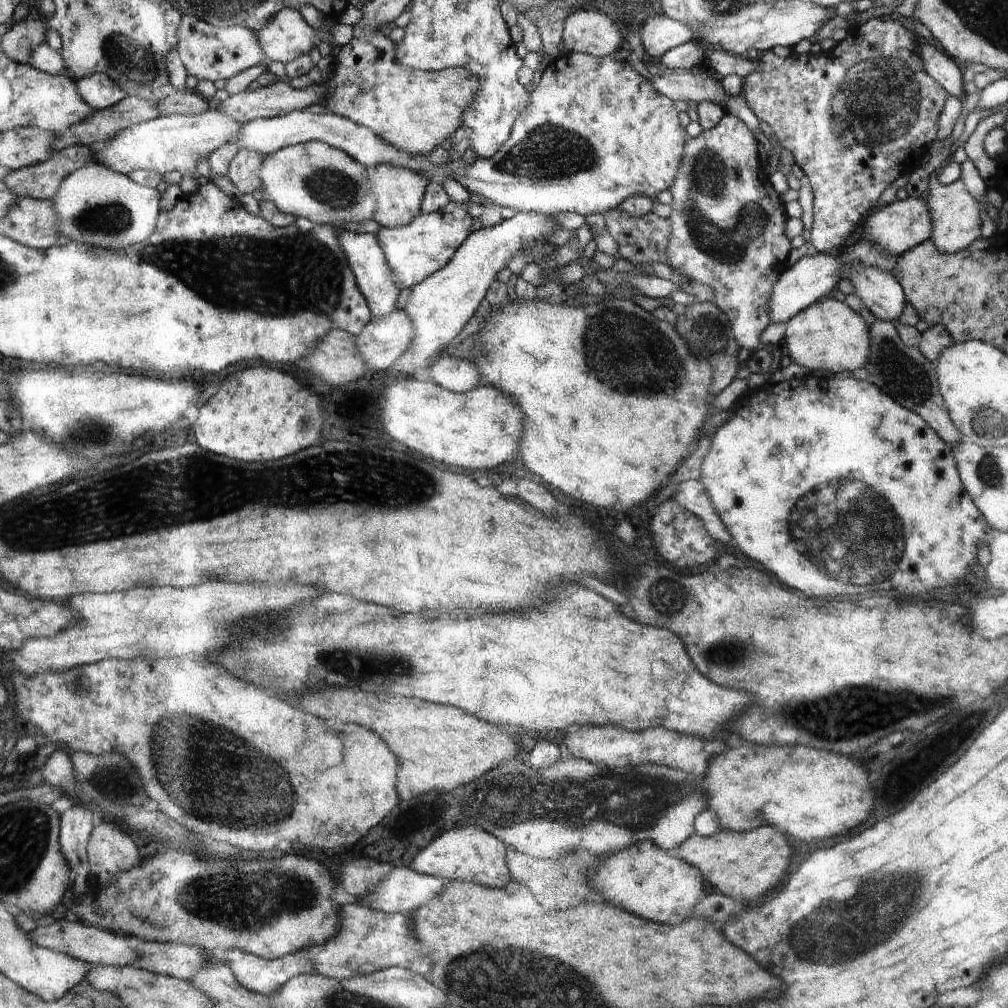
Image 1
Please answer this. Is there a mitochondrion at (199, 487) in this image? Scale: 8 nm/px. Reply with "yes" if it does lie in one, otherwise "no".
yes

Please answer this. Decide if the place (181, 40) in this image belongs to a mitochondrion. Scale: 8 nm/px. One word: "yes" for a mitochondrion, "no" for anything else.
no

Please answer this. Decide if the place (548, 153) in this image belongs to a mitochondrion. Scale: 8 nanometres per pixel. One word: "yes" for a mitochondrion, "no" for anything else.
yes

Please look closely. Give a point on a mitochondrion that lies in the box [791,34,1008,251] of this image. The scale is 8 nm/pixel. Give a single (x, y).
(875, 101)

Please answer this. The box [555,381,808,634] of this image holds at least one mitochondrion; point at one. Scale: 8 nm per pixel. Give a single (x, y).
(672, 601)

